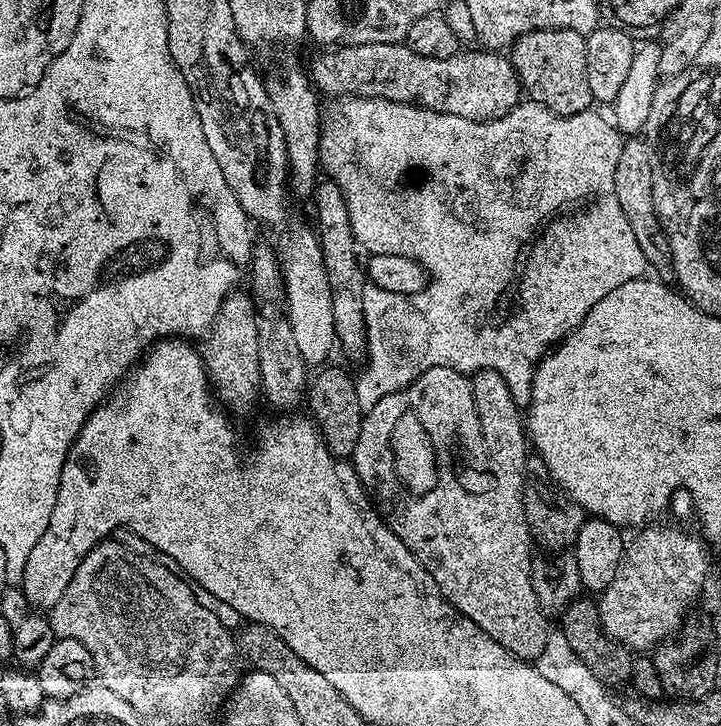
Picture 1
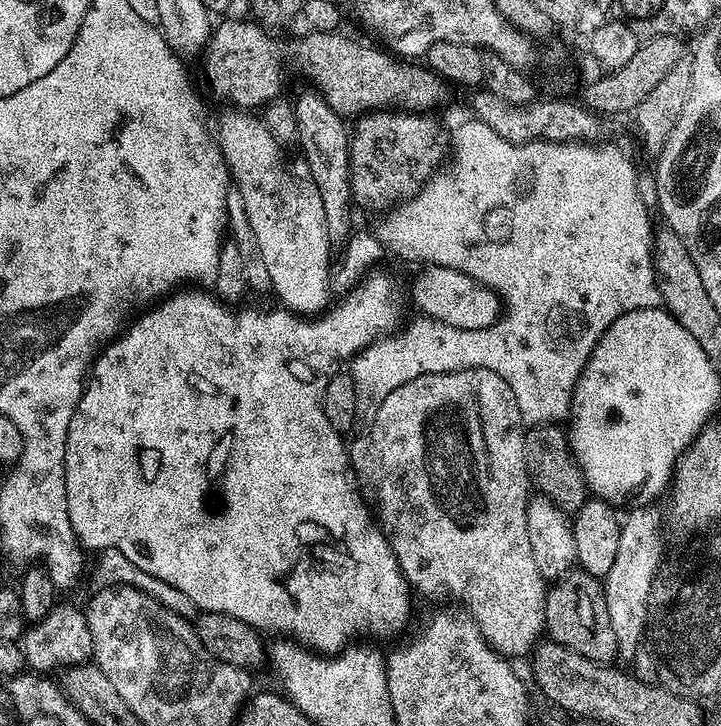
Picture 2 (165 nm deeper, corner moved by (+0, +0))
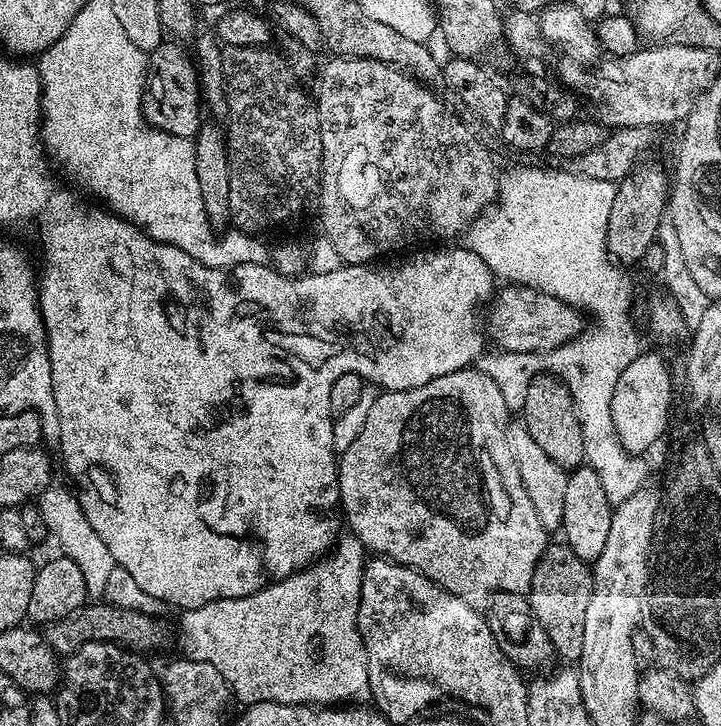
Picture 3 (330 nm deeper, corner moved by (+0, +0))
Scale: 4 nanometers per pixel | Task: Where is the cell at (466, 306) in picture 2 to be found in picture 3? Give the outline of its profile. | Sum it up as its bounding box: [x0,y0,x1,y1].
[486,285,584,353]

